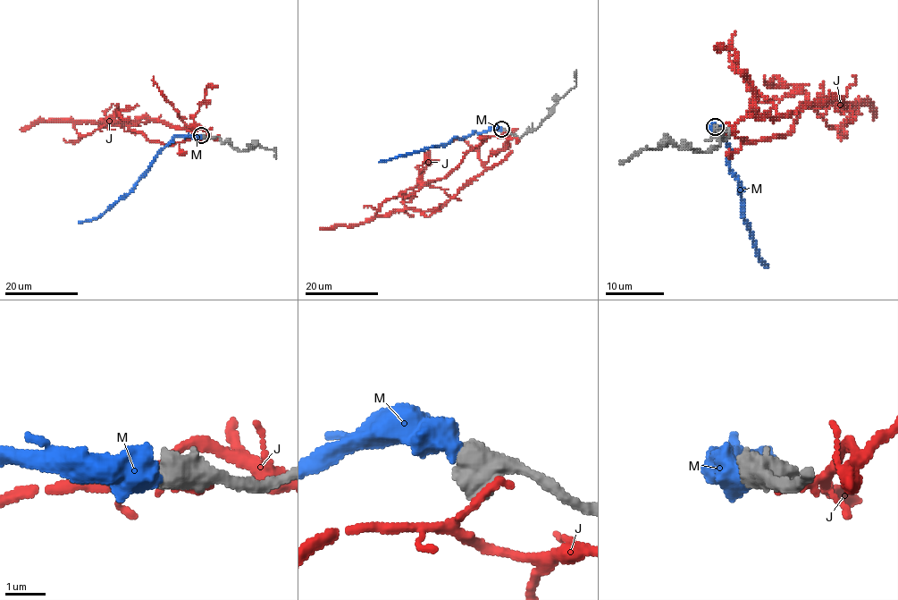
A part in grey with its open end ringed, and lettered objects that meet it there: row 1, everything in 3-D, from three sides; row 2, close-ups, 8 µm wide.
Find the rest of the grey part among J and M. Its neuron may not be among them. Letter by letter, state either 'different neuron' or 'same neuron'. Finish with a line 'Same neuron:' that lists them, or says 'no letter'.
J: different neuron
M: different neuron
Same neuron: no letter

